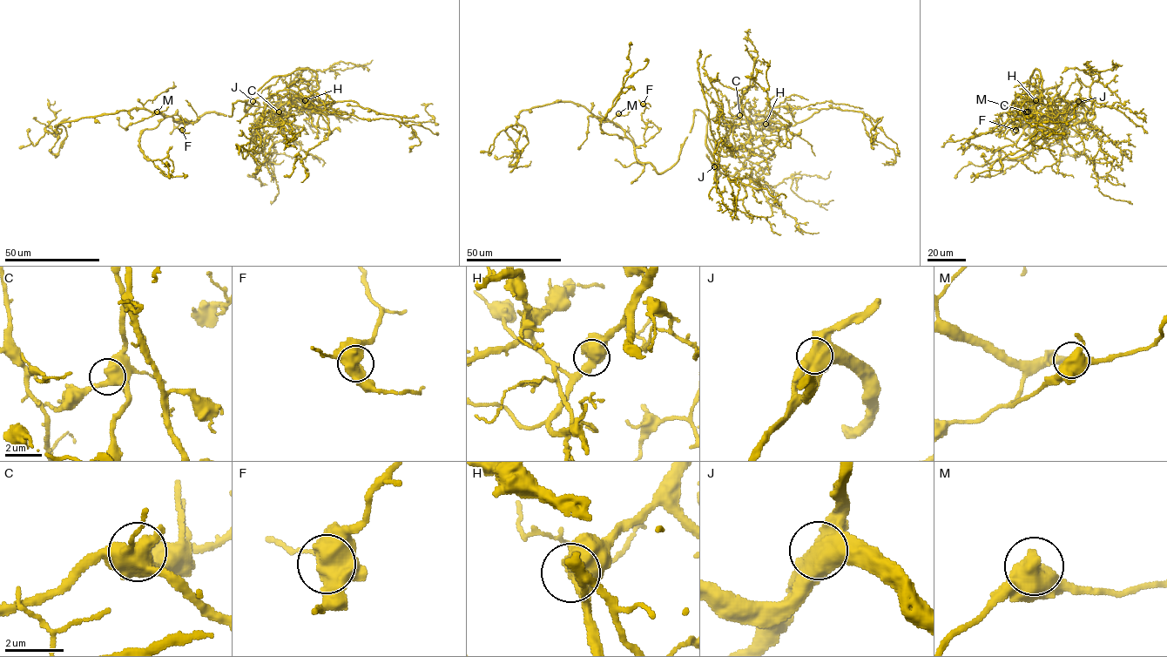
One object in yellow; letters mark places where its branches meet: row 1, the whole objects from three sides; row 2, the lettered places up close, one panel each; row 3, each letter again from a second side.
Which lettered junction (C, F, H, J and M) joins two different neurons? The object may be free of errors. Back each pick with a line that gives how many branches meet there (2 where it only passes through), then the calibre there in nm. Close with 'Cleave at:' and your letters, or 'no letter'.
J: 2 | 650 nm
Cleave at: J

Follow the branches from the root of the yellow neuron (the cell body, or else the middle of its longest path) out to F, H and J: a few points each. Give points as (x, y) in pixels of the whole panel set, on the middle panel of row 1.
F: (692, 121), (678, 160), (658, 173), (650, 163), (640, 163), (636, 155), (635, 148), (644, 142), (643, 104)
H: (692, 121), (694, 111), (700, 110), (709, 118), (750, 119), (779, 129), (774, 130), (765, 124)
J: (692, 121), (695, 110), (700, 110), (706, 117), (706, 147), (714, 166)

